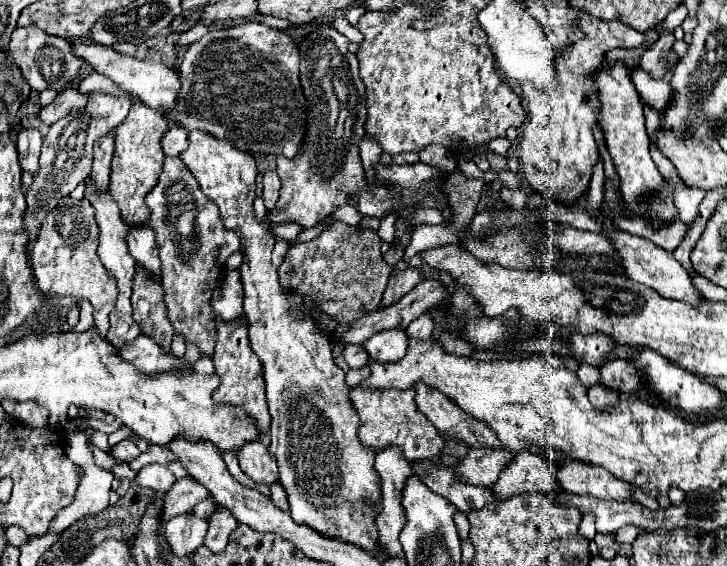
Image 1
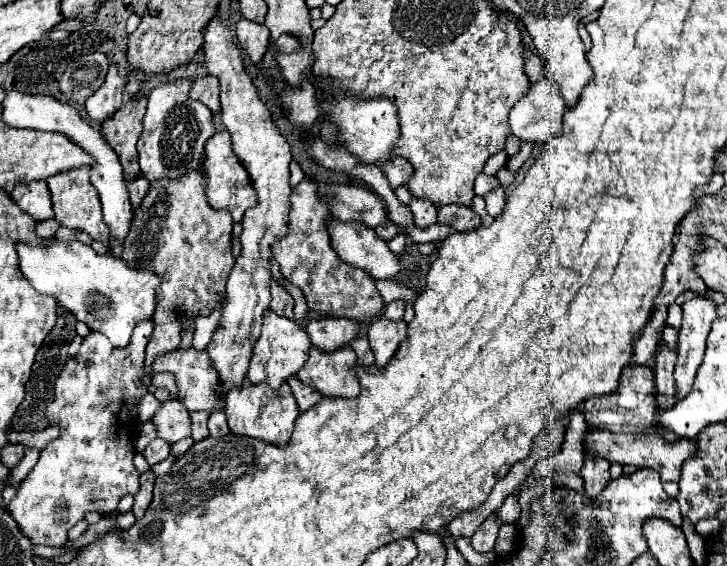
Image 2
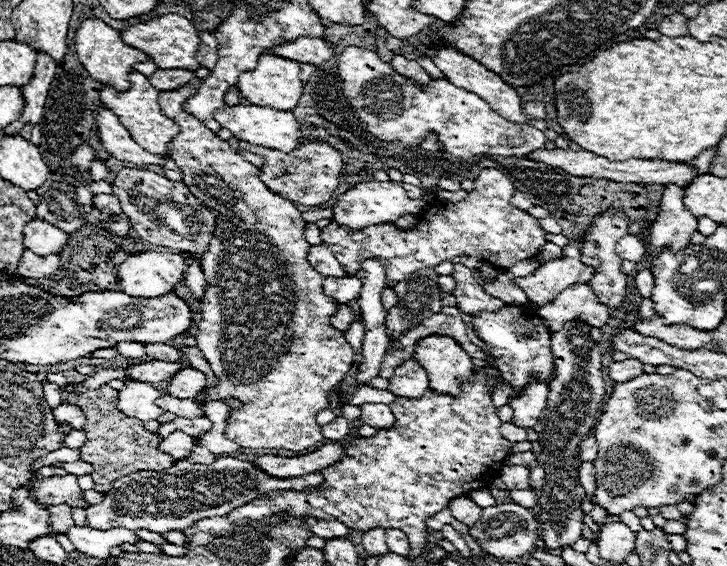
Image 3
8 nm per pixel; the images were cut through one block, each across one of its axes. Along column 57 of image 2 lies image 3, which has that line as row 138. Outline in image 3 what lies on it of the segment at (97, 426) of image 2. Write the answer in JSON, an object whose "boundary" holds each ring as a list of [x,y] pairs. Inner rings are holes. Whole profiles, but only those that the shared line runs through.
{"boundary":[[[348,46],[338,58],[338,74],[344,80],[344,94],[350,106],[358,112],[366,130],[380,140],[400,140],[404,144],[420,144],[428,134],[436,134],[444,152],[458,158],[472,158],[478,154],[490,156],[526,156],[548,142],[544,132],[530,124],[516,124],[498,116],[480,96],[450,84],[448,80],[432,80],[428,90],[420,90],[396,70],[382,62],[376,52]]]}

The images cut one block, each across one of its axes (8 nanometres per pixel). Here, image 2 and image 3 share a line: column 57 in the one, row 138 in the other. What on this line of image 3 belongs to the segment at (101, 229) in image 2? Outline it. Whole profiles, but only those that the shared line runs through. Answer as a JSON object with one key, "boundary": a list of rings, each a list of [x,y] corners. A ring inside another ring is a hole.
{"boundary":[[[194,78],[178,90],[160,92],[160,108],[180,126],[180,134],[168,144],[168,156],[182,170],[182,182],[188,190],[196,194],[202,204],[222,214],[216,216],[216,238],[212,238],[208,252],[200,256],[208,290],[202,300],[202,320],[196,334],[198,348],[210,362],[218,384],[198,392],[194,402],[202,408],[204,400],[240,400],[242,406],[228,412],[230,420],[224,434],[242,448],[284,448],[302,452],[322,440],[316,414],[328,406],[332,388],[348,374],[354,348],[340,330],[330,326],[330,316],[340,304],[324,296],[322,276],[306,260],[310,244],[304,240],[306,222],[296,204],[272,194],[260,180],[260,170],[254,164],[232,152],[228,142],[220,140],[206,130],[200,120],[182,110],[184,100],[190,98],[198,86],[200,80]]]}

